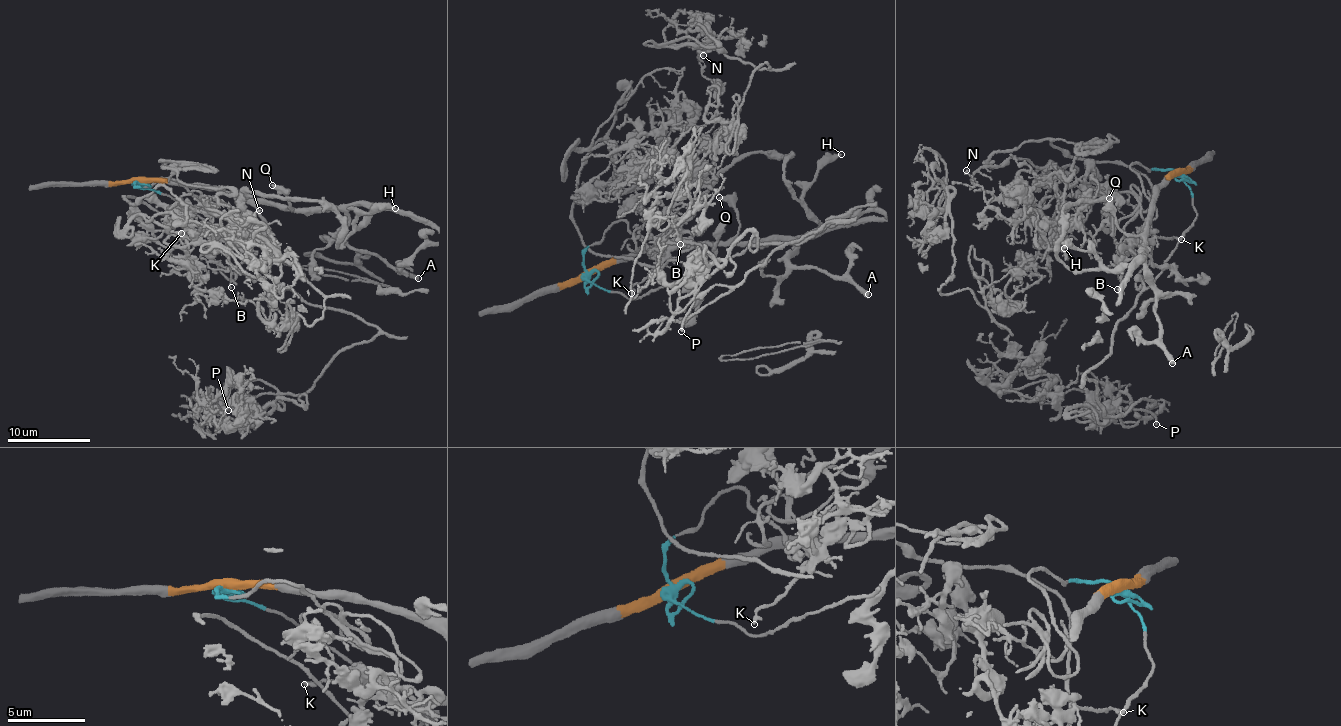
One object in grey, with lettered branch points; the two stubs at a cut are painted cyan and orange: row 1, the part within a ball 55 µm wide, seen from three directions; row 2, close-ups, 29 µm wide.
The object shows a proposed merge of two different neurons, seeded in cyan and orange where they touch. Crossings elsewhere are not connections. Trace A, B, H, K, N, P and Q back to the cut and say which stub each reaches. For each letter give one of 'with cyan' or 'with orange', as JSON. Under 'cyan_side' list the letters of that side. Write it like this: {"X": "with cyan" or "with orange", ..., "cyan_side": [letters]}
{"A": "with orange", "B": "with cyan", "H": "with orange", "K": "with cyan", "N": "with cyan", "P": "with cyan", "Q": "with orange", "cyan_side": ["B", "K", "N", "P"]}

